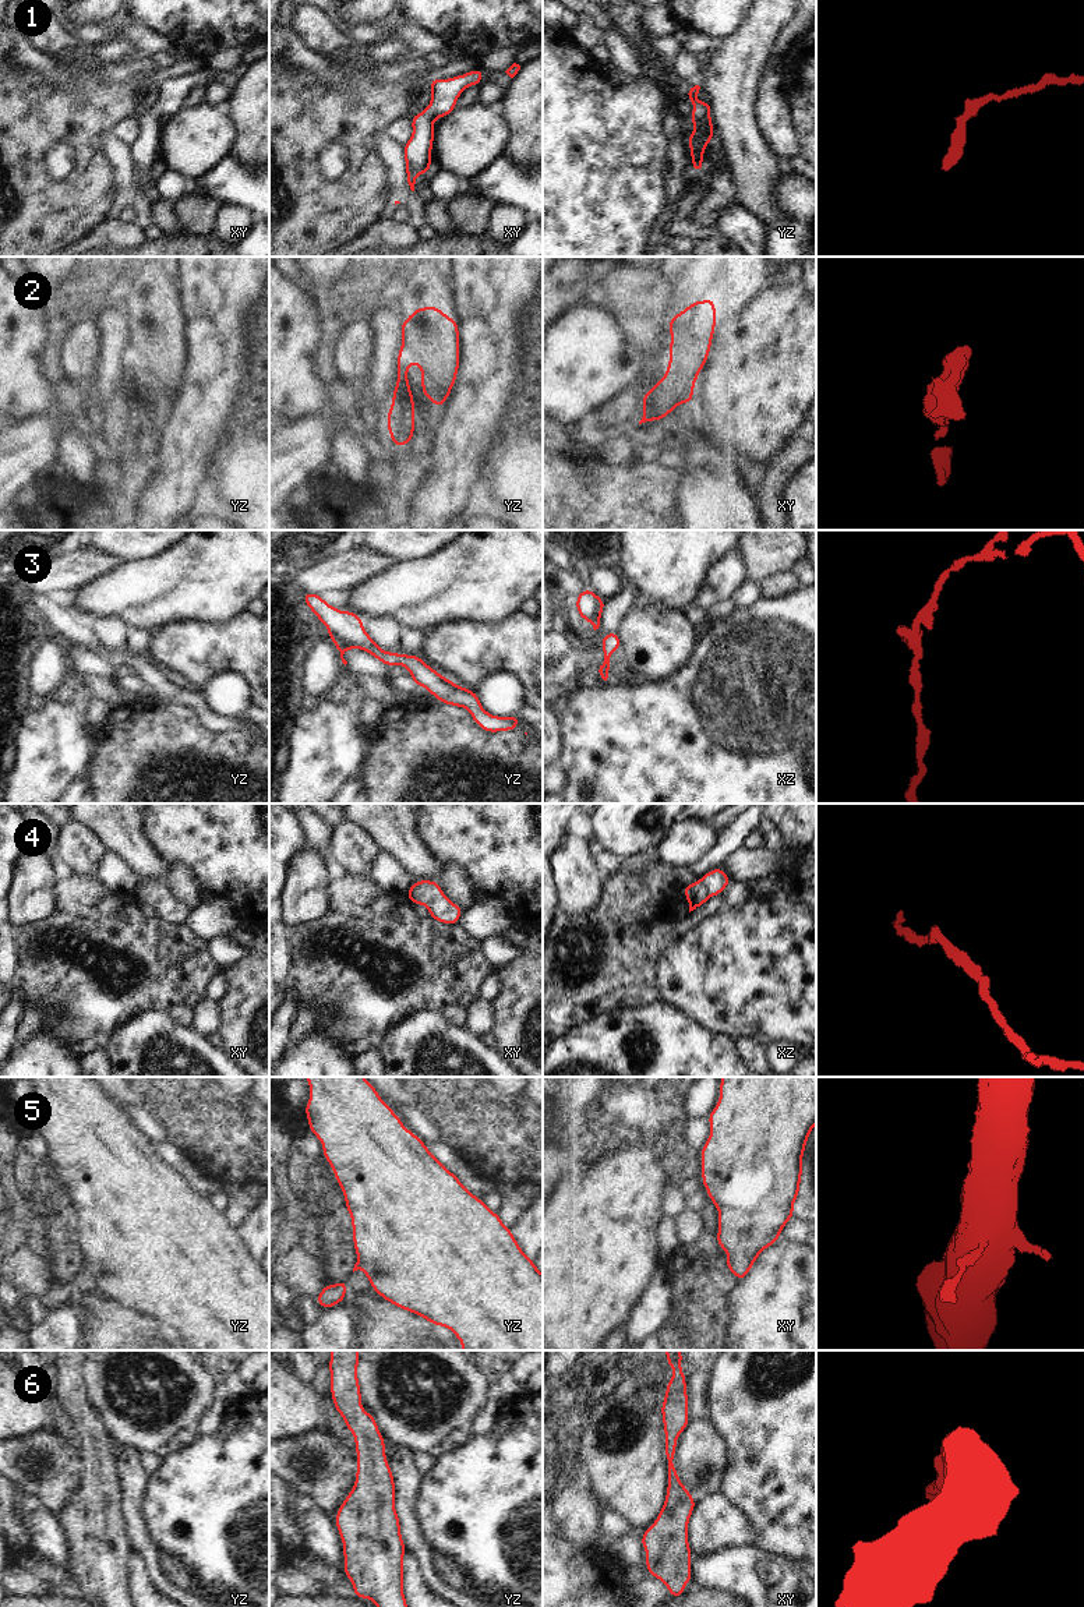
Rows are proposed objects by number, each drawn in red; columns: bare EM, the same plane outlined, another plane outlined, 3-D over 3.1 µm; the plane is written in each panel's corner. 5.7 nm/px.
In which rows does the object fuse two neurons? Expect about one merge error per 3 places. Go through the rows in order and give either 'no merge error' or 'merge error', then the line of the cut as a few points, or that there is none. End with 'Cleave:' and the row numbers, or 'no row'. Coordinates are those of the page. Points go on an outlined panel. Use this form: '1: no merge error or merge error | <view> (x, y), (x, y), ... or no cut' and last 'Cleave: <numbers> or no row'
1: no merge error | no cut
2: no merge error | no cut
3: no merge error | no cut
4: no merge error | no cut
5: no merge error | no cut
6: no merge error | no cut
Cleave: no row

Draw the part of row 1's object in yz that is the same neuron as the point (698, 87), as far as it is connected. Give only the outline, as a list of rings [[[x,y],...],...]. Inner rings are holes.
[[[698,81],[693,86],[688,88],[685,95],[685,98],[688,98],[695,107],[689,116],[695,130],[688,135],[693,173],[703,170],[703,153],[716,134],[710,119],[713,110],[710,102],[705,103],[695,98],[695,95],[700,91],[705,91],[705,88],[703,84]]]

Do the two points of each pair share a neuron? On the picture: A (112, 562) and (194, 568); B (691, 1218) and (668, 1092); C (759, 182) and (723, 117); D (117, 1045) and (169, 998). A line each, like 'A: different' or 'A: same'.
A: different
B: different
C: same
D: different

